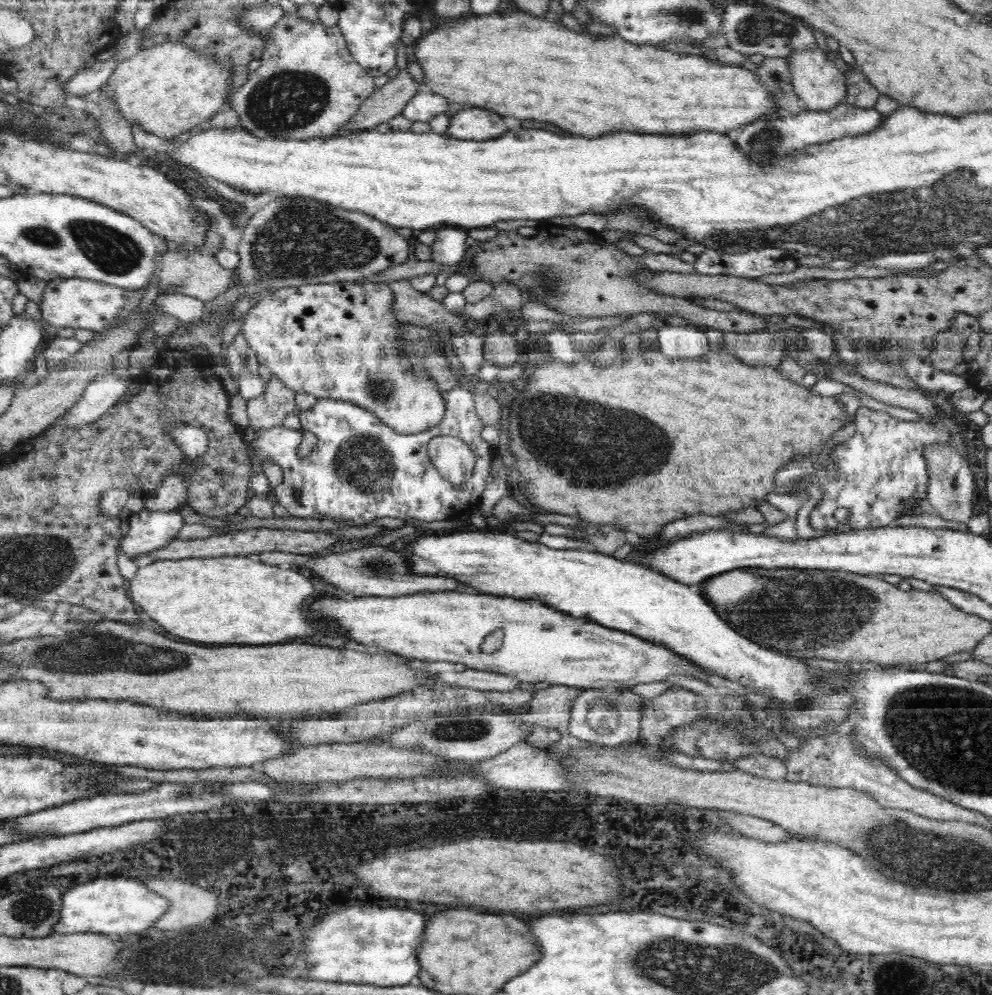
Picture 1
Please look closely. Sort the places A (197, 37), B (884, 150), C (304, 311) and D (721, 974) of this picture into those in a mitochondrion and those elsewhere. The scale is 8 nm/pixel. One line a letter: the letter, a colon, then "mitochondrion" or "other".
A: mitochondrion
B: other
C: other
D: mitochondrion

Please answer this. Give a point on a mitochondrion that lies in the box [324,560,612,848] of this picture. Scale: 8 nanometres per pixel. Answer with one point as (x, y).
(522, 806)

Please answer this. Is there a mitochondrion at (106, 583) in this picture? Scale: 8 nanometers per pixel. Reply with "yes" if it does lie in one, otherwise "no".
no

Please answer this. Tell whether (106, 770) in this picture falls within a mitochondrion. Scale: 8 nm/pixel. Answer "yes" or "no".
no

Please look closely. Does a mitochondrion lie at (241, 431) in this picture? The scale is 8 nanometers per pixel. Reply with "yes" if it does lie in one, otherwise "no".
no

